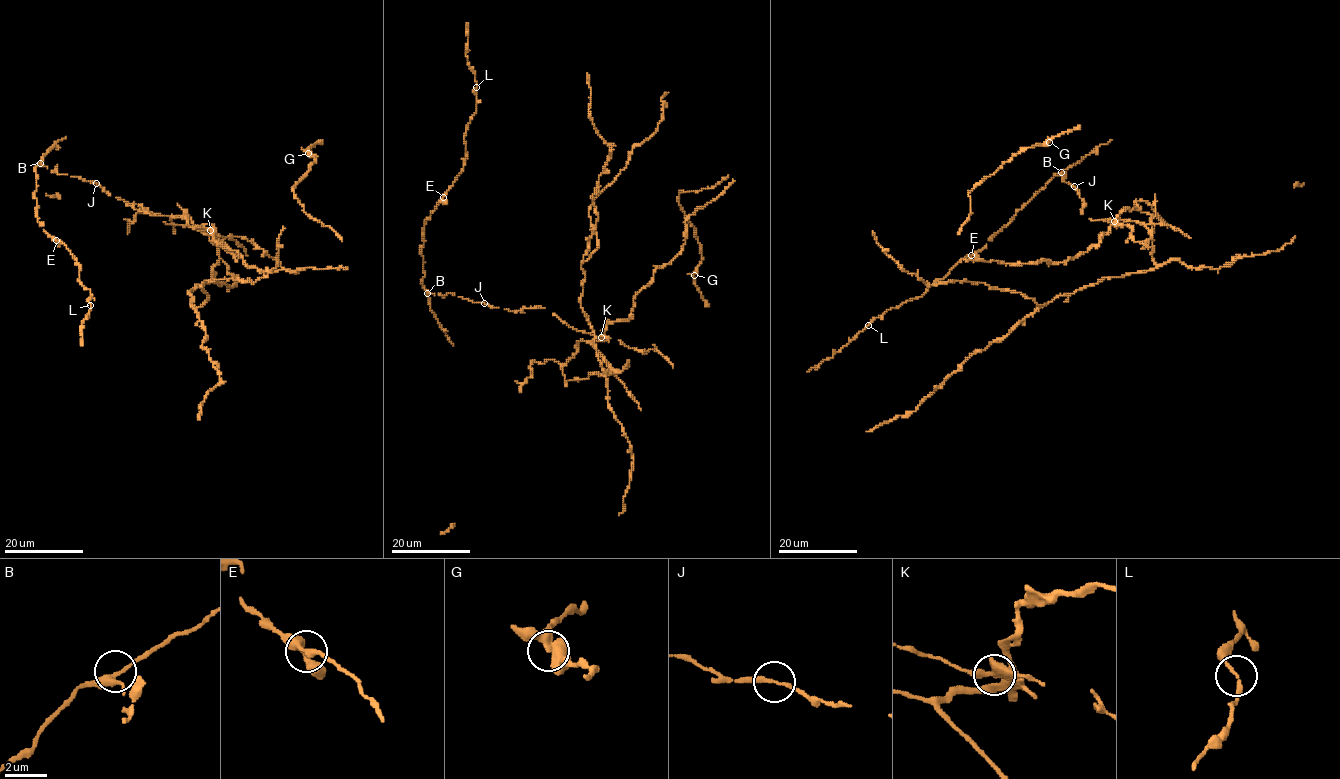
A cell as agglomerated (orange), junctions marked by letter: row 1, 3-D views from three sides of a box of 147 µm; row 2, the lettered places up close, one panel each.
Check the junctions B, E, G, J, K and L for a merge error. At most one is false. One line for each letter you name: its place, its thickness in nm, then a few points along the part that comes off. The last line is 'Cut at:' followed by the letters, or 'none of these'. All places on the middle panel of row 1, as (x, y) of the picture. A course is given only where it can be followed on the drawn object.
K: (601, 337) | 360 nm | (601, 337), (591, 345), (610, 373), (580, 304), (598, 239), (589, 208), (655, 132), (667, 92)
Cut at: K

